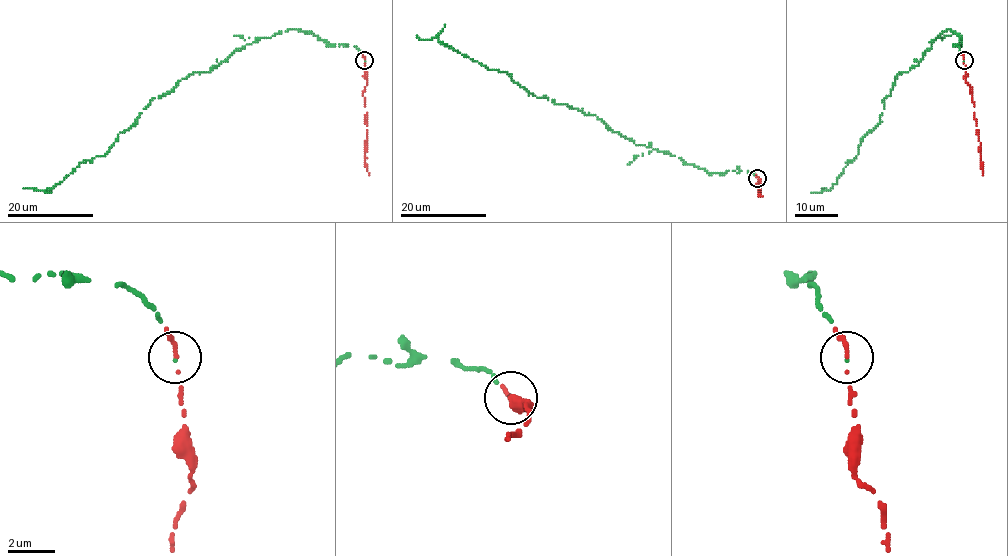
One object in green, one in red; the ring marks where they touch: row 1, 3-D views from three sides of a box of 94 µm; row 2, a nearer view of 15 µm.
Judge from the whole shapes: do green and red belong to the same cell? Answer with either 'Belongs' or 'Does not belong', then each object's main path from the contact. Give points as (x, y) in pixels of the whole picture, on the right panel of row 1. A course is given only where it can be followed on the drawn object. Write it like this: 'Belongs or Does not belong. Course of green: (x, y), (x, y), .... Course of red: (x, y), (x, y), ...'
Belongs. Course of green: (964, 61), (960, 35), (946, 29), (917, 66), (900, 71), (879, 122), (836, 182), (822, 187). Course of red: (964, 59), (965, 81), (971, 92), (983, 174)

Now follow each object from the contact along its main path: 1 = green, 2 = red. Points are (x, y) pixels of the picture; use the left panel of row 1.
1: (364, 61), (355, 47), (310, 32), (256, 39), (154, 98), (104, 155), (53, 187), (24, 187)
2: (364, 59), (367, 83), (363, 92), (366, 113), (365, 167), (368, 174)

